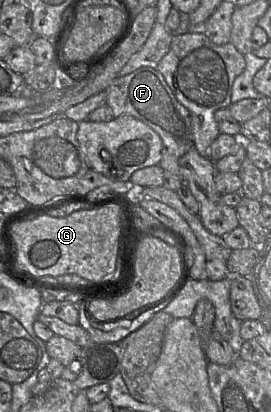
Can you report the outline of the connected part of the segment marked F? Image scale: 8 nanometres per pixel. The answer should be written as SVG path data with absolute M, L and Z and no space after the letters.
M141 67L132 73L119 76L106 89L107 105L112 109L114 118L129 115L150 128L162 140L162 158L159 166L164 172L180 176L179 159L194 146L191 116L175 97L163 75L151 67Z

